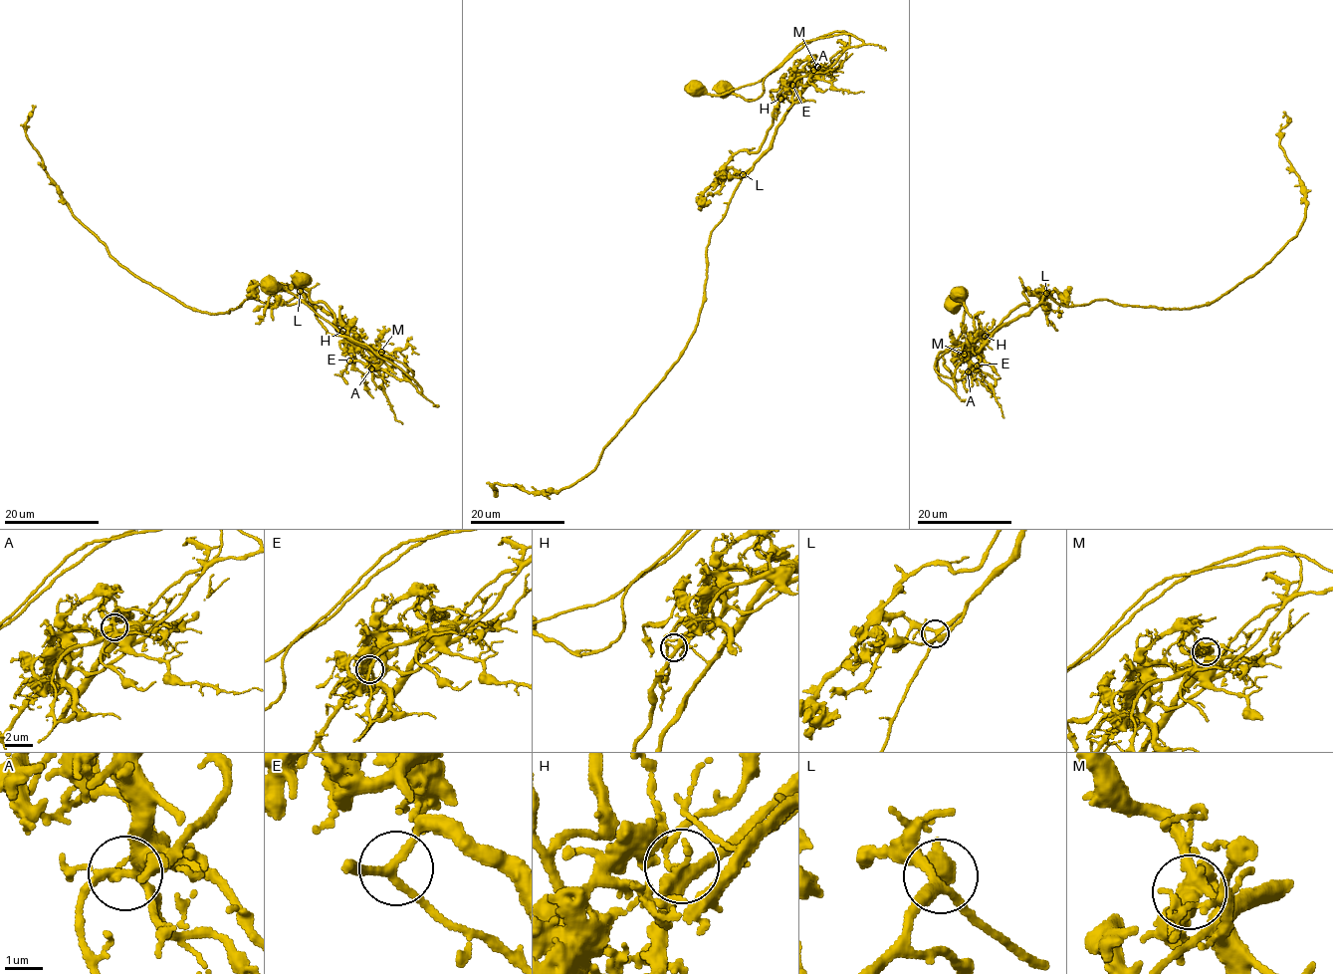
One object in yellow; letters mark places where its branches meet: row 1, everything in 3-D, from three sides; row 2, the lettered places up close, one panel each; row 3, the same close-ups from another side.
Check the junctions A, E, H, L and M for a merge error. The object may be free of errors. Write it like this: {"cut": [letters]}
{"cut": ["M"]}

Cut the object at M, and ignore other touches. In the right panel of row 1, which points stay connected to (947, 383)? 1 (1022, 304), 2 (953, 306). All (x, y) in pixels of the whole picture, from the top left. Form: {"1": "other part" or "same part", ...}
{"1": "same part", "2": "other part"}

